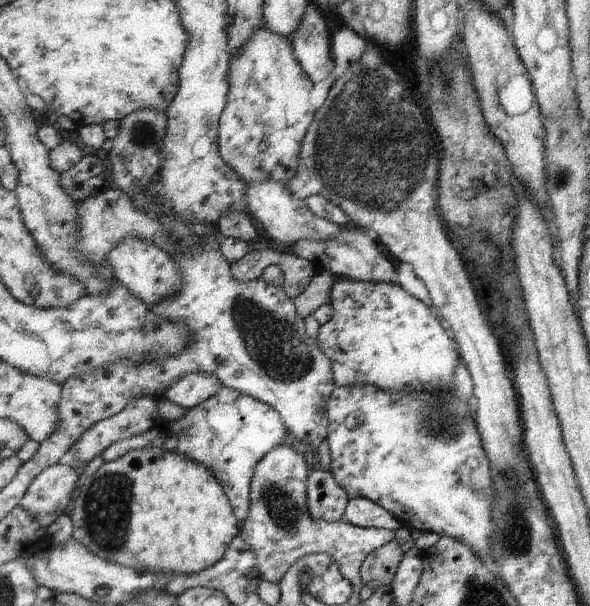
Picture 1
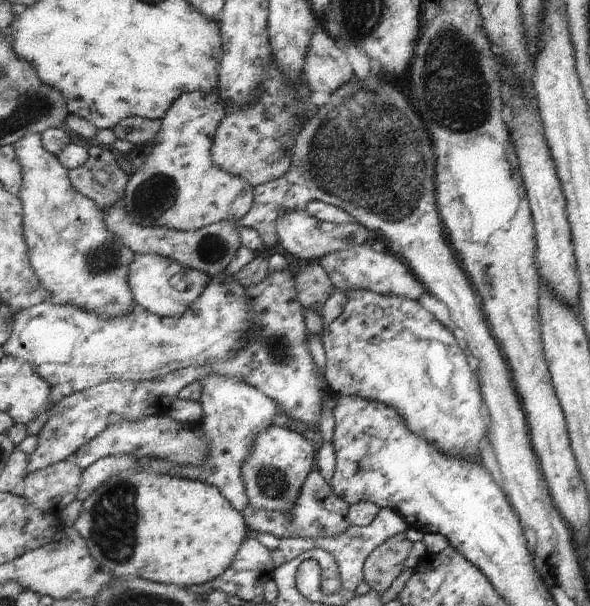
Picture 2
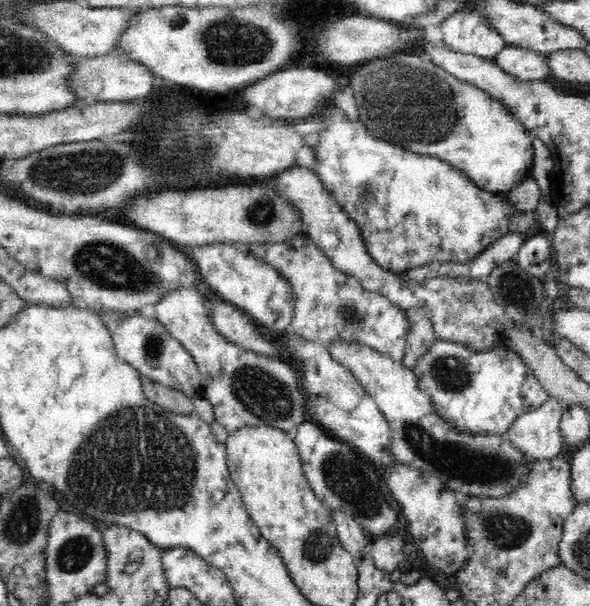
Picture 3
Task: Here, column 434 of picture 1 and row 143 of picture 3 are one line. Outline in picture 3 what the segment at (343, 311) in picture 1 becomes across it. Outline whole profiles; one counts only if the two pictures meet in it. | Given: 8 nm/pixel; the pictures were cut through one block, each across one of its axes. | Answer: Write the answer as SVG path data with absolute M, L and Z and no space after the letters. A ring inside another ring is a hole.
M327 100L316 111L323 129L314 144L316 174L330 196L359 228L368 254L382 267L393 273L418 268L432 262L468 262L492 242L508 234L510 220L520 211L503 202L496 193L478 188L465 174L435 157L415 154L374 136L366 126L348 118L348 114Z

